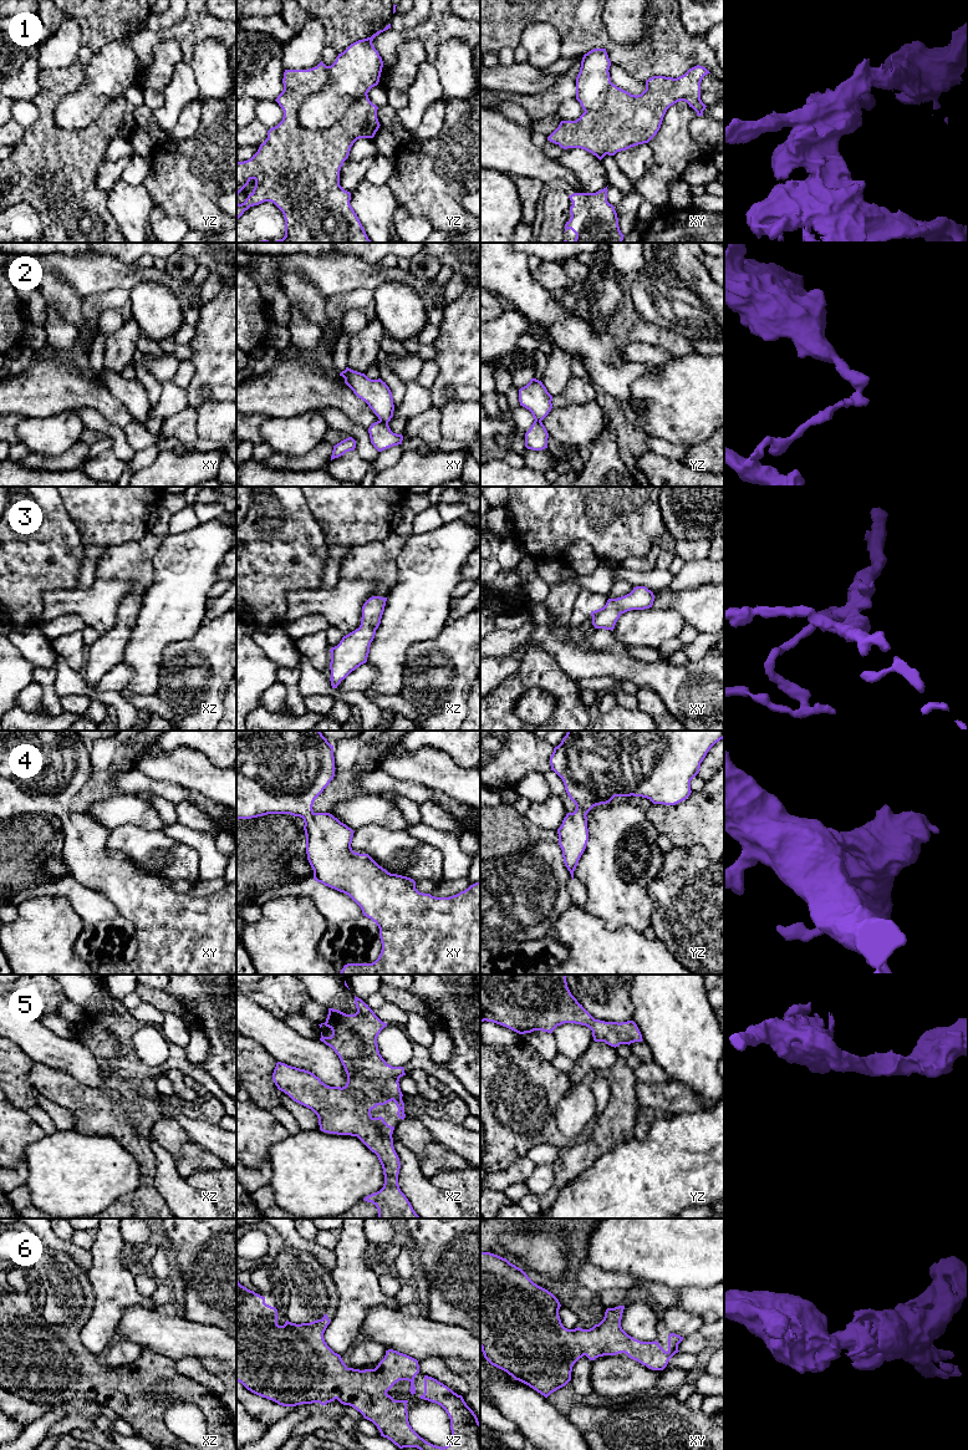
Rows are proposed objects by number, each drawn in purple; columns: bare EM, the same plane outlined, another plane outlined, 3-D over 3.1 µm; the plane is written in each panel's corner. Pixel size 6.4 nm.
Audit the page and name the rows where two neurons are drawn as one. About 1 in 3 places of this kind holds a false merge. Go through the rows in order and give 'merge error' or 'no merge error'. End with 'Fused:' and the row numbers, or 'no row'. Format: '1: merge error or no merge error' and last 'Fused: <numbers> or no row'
1: merge error
2: merge error
3: no merge error
4: no merge error
5: no merge error
6: no merge error
Fused: 1, 2

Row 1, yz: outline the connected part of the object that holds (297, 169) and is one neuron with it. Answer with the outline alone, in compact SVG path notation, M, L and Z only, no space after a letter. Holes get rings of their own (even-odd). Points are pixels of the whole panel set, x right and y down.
M322 61L309 70L285 70L284 90L275 100L284 111L282 121L268 131L268 138L250 159L236 162L236 199L249 182L255 180L245 202L236 202L236 219L250 207L264 202L274 203L284 214L285 236L258 243L372 243L350 204L351 193L340 185L340 171L357 139L375 137L381 126L378 107L366 93L328 129L307 129L297 121L305 100L321 91L328 78L327 66Z

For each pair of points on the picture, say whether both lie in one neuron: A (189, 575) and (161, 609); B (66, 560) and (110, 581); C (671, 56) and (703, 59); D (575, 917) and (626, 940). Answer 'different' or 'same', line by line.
A: same
B: different
C: same
D: same

